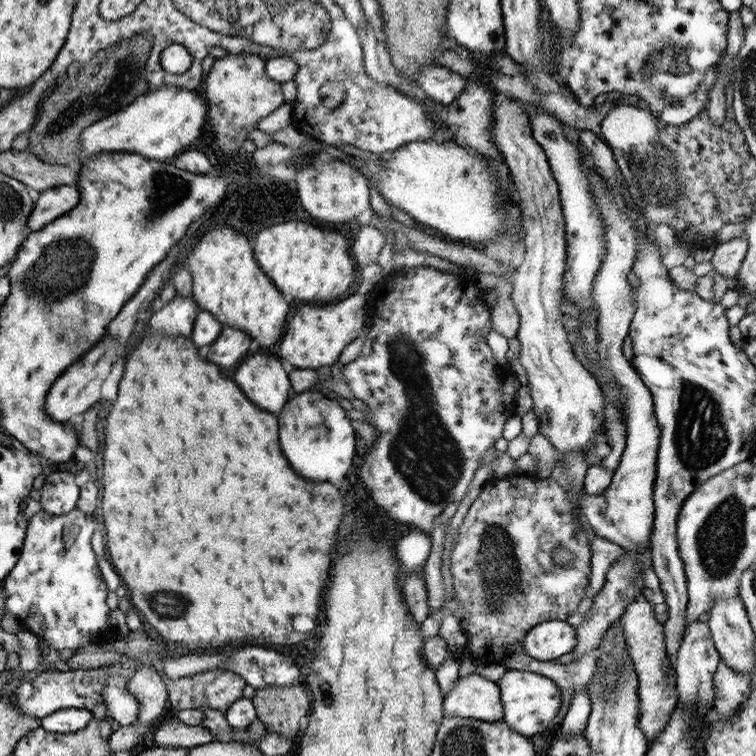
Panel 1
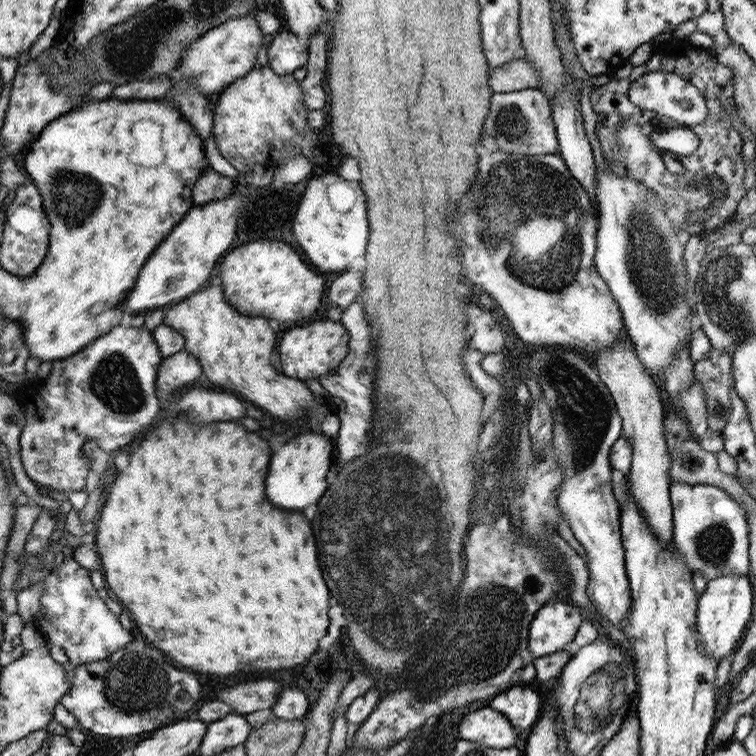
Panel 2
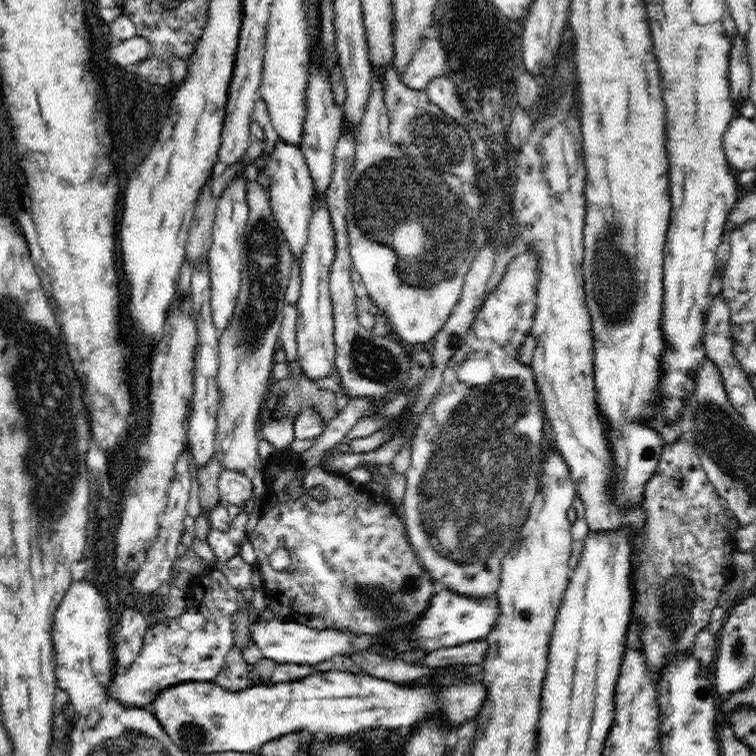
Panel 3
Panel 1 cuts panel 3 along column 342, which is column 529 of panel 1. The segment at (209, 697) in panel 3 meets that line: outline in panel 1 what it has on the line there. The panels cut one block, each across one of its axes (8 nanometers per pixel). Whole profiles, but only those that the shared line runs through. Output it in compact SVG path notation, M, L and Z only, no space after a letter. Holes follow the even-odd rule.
M510 669L496 683L501 690L503 721L513 732L526 738L532 738L547 729L561 709L561 690L553 680L541 674Z

